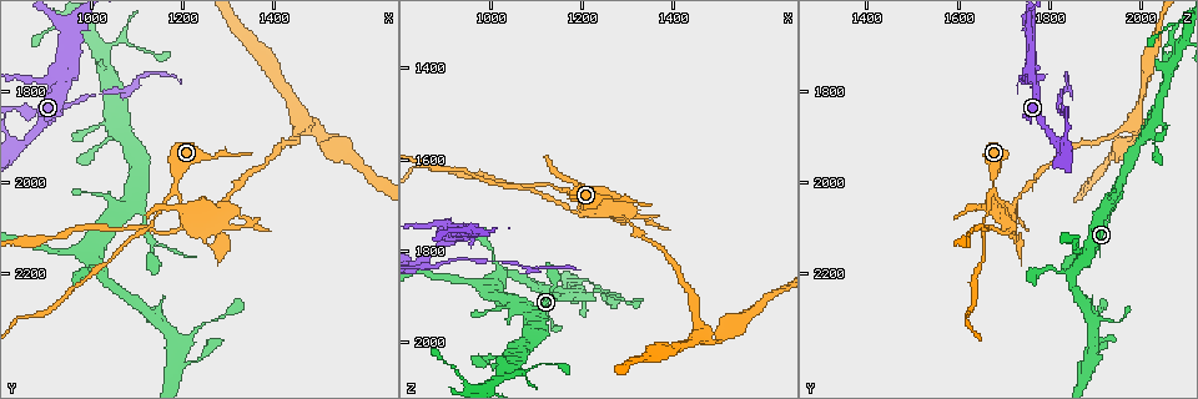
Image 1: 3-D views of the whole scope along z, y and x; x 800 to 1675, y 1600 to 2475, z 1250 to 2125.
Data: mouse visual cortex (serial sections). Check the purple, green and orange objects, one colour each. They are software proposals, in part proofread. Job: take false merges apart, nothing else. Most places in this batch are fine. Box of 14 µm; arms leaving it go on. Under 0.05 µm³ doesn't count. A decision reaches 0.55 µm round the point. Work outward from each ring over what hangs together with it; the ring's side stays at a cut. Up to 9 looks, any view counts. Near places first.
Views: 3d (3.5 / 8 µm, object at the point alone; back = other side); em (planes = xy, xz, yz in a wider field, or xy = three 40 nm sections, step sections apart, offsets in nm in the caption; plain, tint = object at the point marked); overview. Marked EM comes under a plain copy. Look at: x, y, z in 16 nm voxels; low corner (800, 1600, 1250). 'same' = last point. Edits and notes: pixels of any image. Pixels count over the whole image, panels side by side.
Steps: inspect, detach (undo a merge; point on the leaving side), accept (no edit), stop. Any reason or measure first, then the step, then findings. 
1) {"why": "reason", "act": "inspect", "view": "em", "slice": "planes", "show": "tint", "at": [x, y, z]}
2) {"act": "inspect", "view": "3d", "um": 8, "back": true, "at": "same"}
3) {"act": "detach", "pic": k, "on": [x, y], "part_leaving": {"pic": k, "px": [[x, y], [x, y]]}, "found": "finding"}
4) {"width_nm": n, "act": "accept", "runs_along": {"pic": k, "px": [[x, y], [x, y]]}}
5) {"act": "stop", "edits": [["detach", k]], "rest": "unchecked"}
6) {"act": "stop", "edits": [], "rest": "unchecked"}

{"why": "three-way junction", "act": "inspect", "view": "3d", "um": 3.5, "at": [1015, 1730, 2080]}

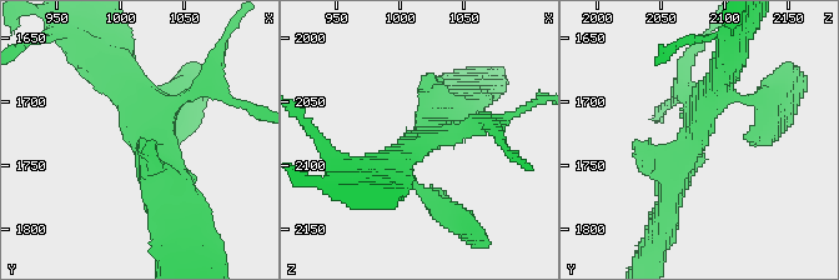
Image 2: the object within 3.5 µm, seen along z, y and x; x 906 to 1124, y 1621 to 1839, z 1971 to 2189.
{"act": "accept", "found": "all the same cell"}

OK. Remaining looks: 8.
{"why": "thin arm on a thick one", "act": "inspect", "view": "3d", "um": 8, "back": true, "at": [1185, 2015, 1685]}

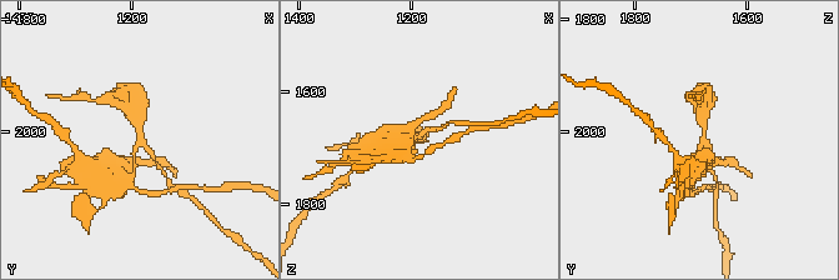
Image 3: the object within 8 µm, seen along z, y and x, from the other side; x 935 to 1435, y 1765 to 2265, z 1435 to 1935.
{"why": "need the tissue", "act": "inspect", "view": "em", "slice": "xy", "step": 2, "show": "tint", "at": [1185, 2020, 1685]}

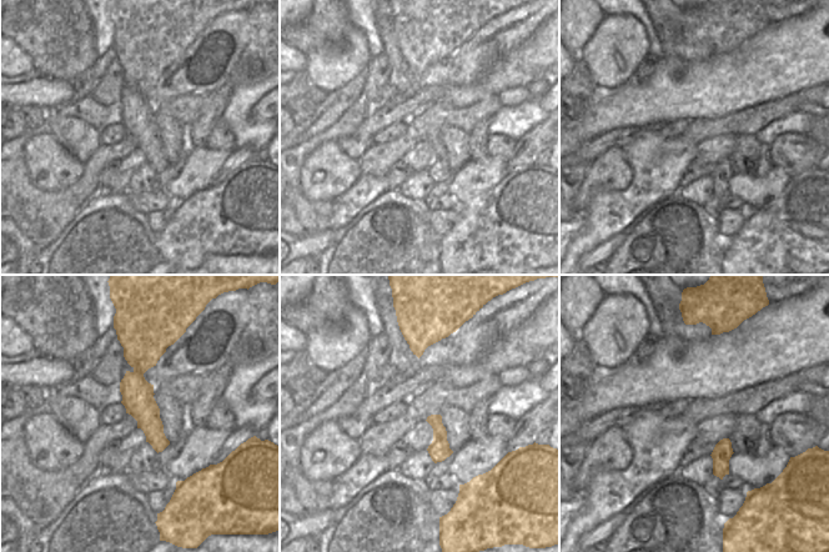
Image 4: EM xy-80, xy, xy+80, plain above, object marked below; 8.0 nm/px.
{"act": "accept", "runs_along": {"pic": 3, "px": [[701, 106], [701, 148], [686, 170]]}, "found": "one cell here"}

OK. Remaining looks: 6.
{"why": "sharp bend", "act": "inspect", "view": "3d", "um": 3.5, "at": [1105, 2115, 1655]}

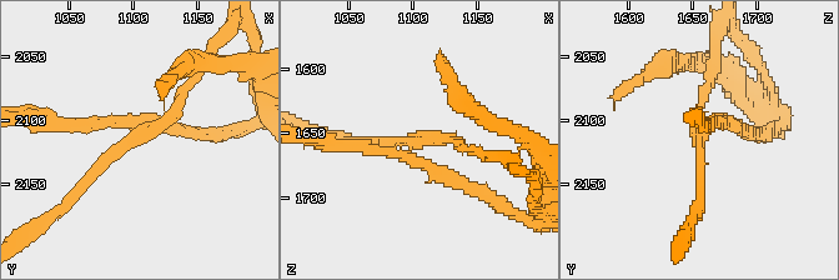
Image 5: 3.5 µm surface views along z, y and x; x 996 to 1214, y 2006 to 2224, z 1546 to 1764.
{"arms": 3, "arm_widths_nm": [150, 150, 150], "act": "inspect", "view": "em", "slice": "xy", "step": 3, "show": "tint", "at": [1104, 2106, 1656]}

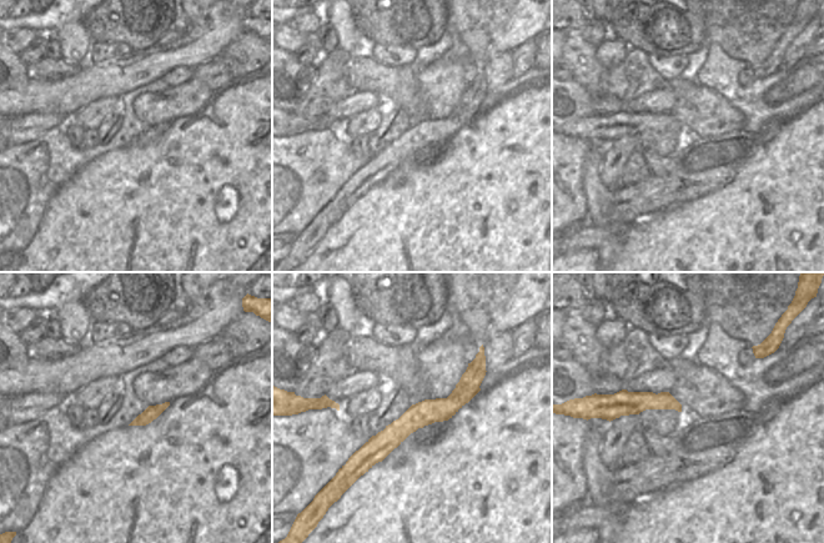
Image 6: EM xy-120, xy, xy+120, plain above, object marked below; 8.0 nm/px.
{"width_nm": 200, "act": "accept", "runs_along": {"pic": 6, "px": [[473, 390], [361, 452]]}, "found": "one cell here"}

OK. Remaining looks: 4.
{"why": "two arms in line, one across", "act": "inspect", "view": "3d", "um": 8, "at": [950, 1695, 1760]}

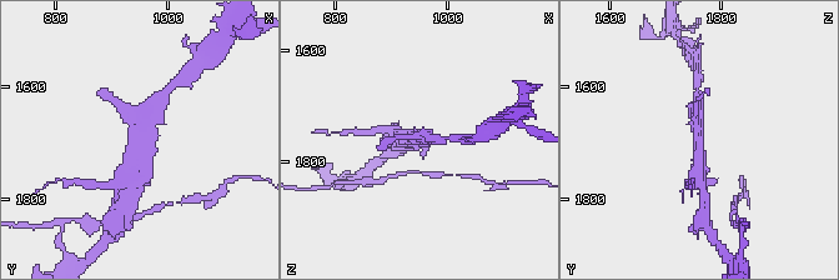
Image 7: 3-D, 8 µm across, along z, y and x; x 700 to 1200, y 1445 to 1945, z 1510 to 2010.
{"why": "now the EM", "act": "inspect", "view": "em", "slice": "xy", "step": 5, "show": "tint", "at": [955, 1695, 1760]}

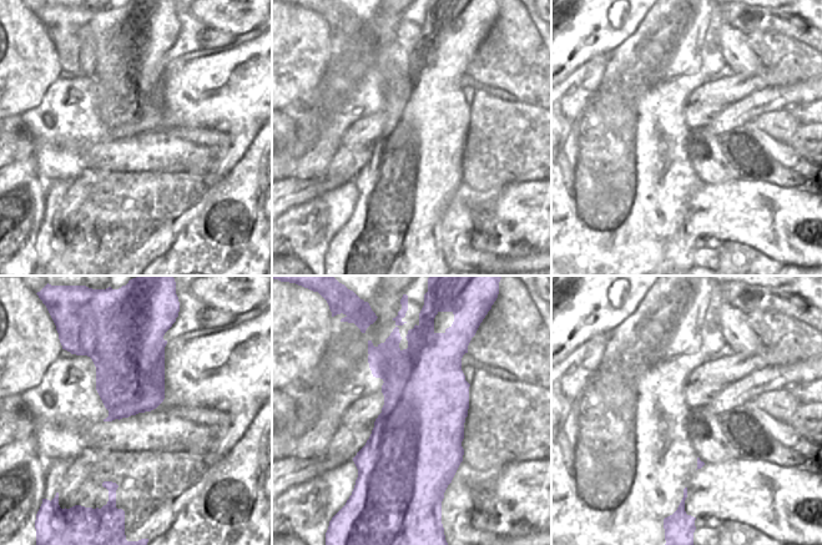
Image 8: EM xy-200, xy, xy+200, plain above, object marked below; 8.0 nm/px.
{"act": "accept", "runs_along": {"pic": 7, "px": [[134, 176], [152, 105]]}, "found": "one cell here"}

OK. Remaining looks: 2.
{"act": "stop", "edits": [], "rest": "unchecked"}

